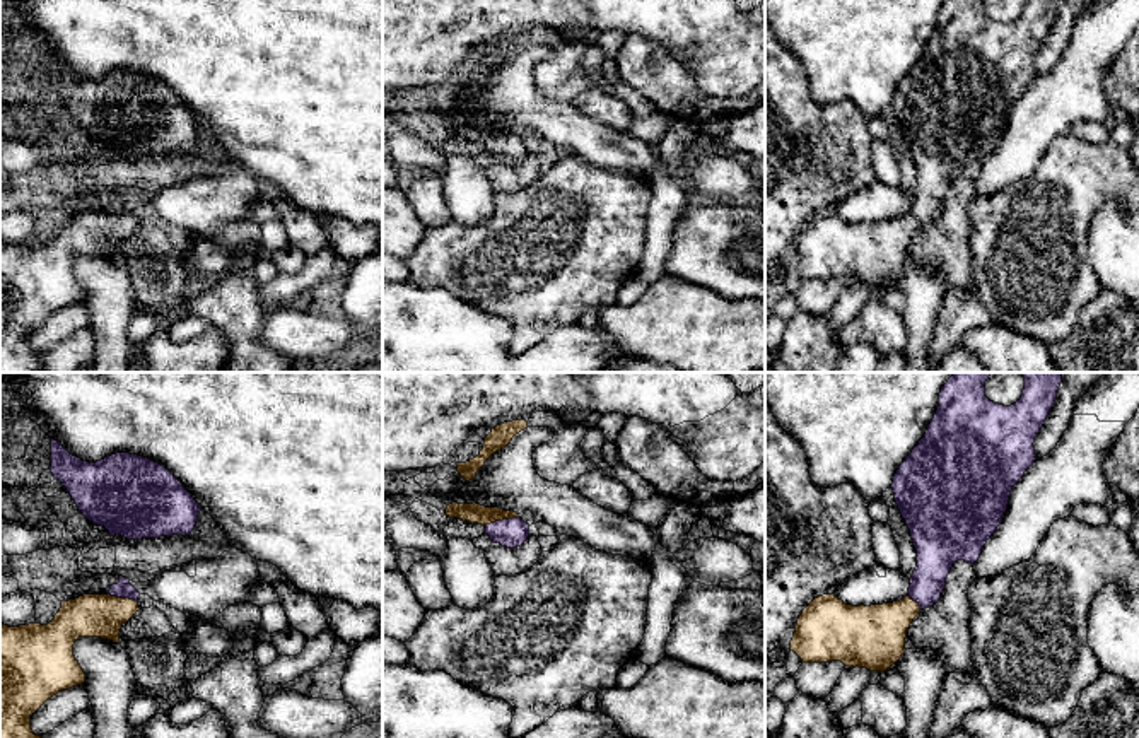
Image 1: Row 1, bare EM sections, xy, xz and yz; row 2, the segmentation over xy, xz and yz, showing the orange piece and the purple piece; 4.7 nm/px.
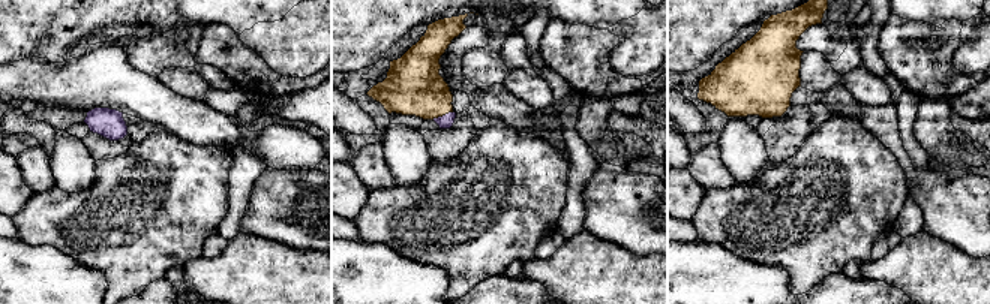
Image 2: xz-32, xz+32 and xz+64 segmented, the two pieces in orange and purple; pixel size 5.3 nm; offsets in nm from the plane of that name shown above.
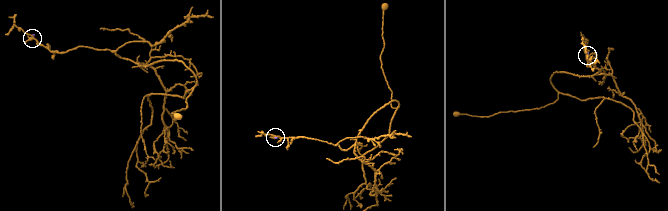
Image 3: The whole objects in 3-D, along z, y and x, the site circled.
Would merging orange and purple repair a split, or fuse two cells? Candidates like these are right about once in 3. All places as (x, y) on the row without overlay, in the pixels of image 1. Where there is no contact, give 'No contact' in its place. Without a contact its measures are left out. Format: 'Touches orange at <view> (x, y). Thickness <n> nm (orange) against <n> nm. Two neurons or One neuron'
Touches orange at xz (501, 137). Thickness 100 nm (orange) against 140 nm. One neuron

